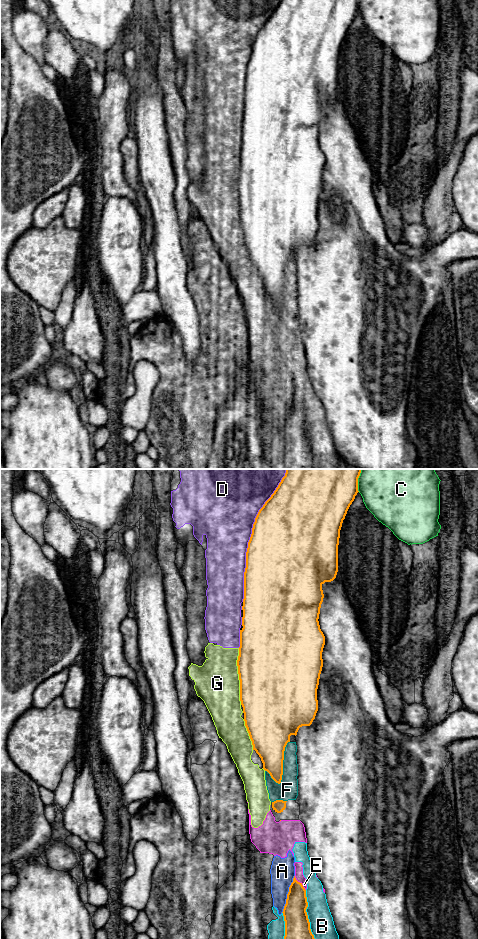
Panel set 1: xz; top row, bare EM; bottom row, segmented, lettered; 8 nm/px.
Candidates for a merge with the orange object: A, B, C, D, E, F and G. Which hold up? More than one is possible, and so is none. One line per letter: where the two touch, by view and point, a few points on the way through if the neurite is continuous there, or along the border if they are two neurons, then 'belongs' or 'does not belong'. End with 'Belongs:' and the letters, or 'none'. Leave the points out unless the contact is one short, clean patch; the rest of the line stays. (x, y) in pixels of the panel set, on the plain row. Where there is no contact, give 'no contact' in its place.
A: meets orange in xz at (287, 414); does not belong
B: meets orange in xz at (308, 439); does not belong
C: meets orange in xz at (357, 6); does not belong
D: meets orange in xz at (249, 61); does not belong
E: meets orange in xz at (300, 403); does not belong
F: meets orange in xz at (282, 283); does not belong
G: meets orange in xz at (239, 196); does not belong
Belongs: none

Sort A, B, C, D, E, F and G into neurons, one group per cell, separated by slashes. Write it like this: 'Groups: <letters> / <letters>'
Groups: A B D E F G / C

